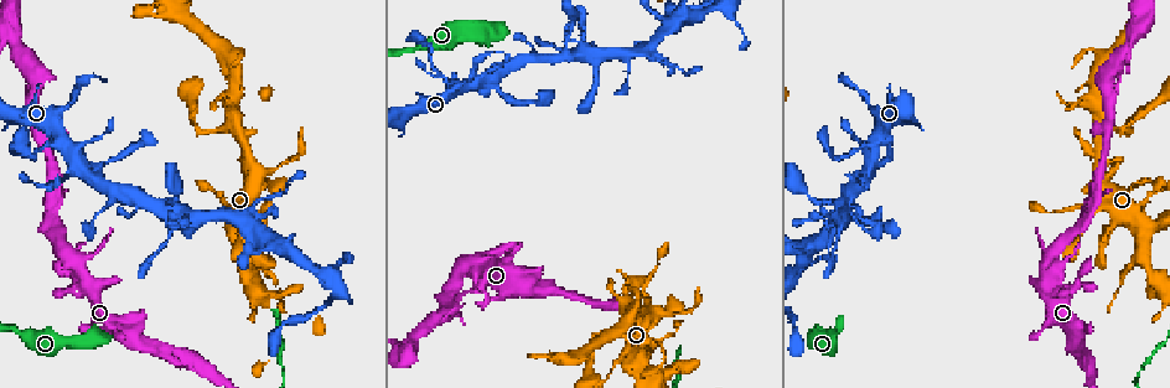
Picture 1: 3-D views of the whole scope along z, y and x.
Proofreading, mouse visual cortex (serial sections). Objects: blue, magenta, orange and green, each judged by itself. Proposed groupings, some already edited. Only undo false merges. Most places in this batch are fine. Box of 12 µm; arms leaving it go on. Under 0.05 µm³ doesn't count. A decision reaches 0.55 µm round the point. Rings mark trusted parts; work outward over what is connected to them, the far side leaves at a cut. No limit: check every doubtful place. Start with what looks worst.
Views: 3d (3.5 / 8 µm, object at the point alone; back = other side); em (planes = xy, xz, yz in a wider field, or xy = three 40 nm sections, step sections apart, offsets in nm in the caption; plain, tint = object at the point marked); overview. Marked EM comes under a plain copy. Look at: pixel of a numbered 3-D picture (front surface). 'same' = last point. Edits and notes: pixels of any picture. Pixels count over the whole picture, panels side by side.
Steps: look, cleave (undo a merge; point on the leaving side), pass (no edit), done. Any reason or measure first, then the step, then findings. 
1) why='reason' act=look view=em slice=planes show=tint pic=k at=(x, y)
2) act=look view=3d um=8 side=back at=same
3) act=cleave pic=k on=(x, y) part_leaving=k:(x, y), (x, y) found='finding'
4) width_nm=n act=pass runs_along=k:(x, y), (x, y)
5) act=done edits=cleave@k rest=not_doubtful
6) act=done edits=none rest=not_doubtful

why='a fork' act=look view=3d um=3.5 pic=1 at=(244, 140)

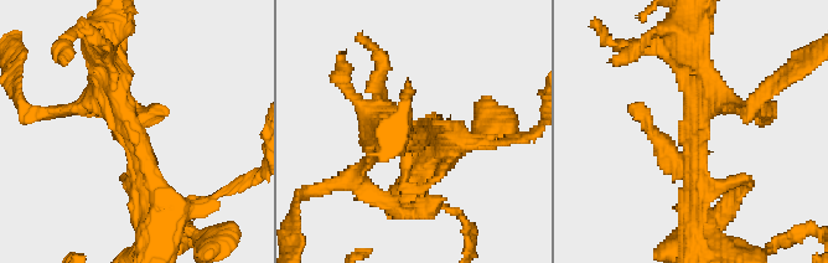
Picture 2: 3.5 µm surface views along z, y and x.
why='now the EM' act=look view=em slice=xy step=3 show=tint pic=2 at=(689, 133)

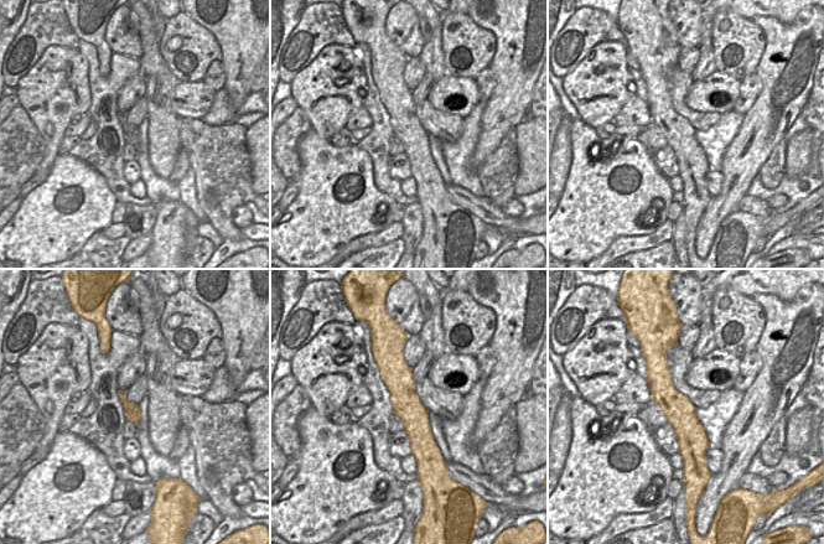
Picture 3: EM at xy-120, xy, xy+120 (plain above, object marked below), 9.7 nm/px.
arms=3 act=pass runs_along=3:(397, 356), (421, 460) found='one cell here'

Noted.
why='sharp bend' act=look view=3d um=3.5 side=back pic=1 at=(580, 24)

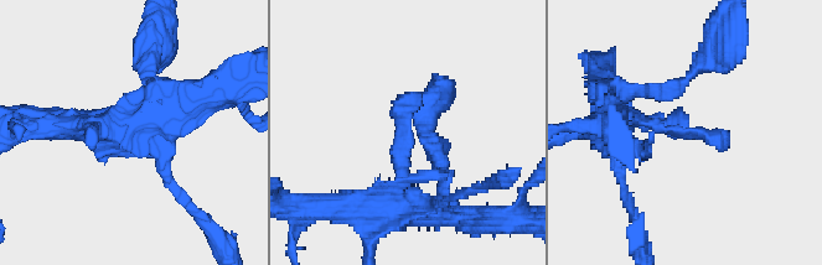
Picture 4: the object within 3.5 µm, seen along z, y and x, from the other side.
why='now the EM' act=look view=em slice=xy step=3 show=tint pic=4 at=(406, 139)

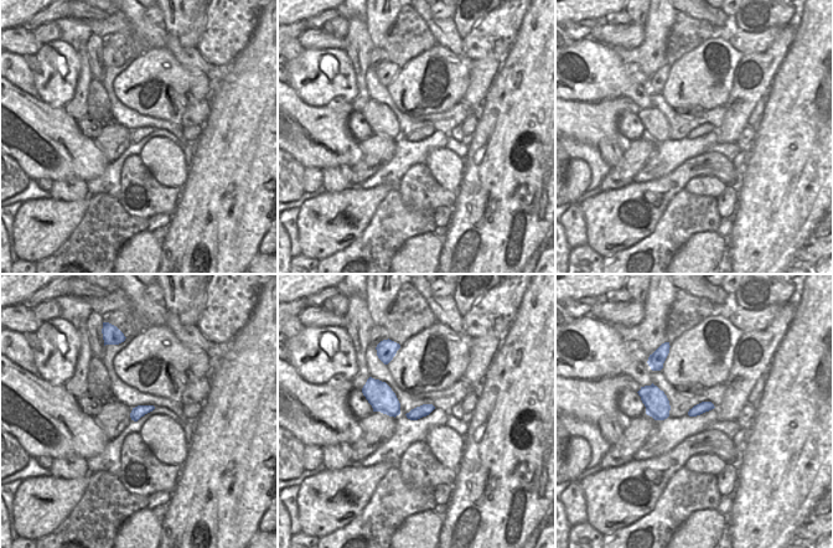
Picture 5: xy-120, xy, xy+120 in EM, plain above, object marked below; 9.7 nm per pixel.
width_nm=170 act=pass runs_along=4:(410, 209), (399, 146), (425, 140), (449, 166) found='all the same cell'

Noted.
why='arms part here' act=look view=3d um=3.5 pic=1 at=(50, 206)

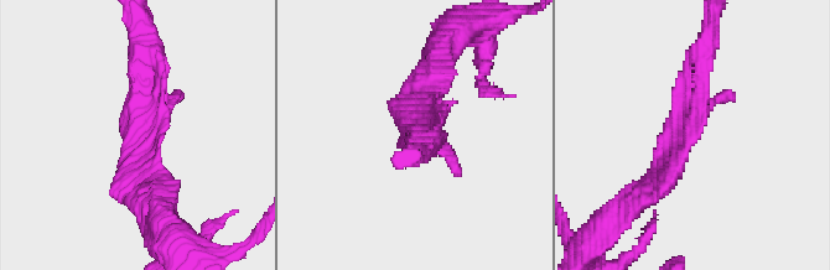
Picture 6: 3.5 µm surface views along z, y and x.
why='now the EM' act=look view=em slice=xy step=1 show=tint pic=6 at=(138, 136)

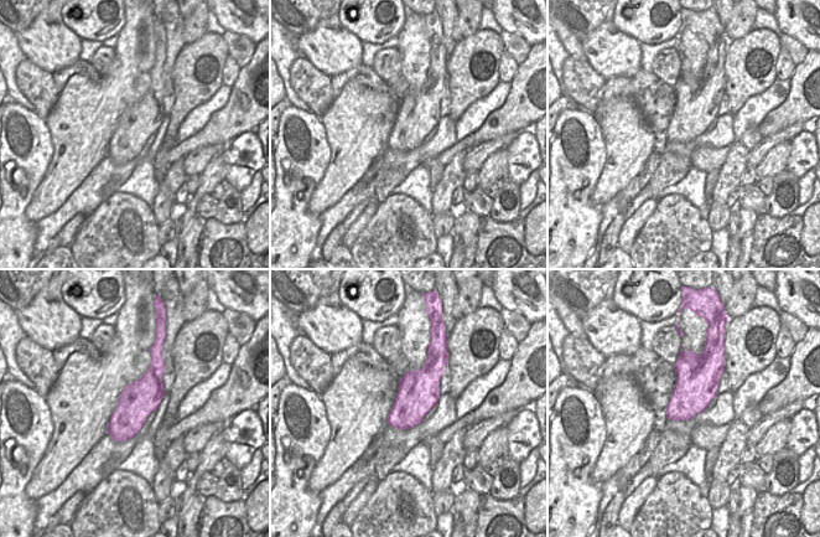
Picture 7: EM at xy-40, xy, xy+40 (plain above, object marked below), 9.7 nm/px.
why='cut it another way' act=look view=em slice=xy step=2 show=tint at=same

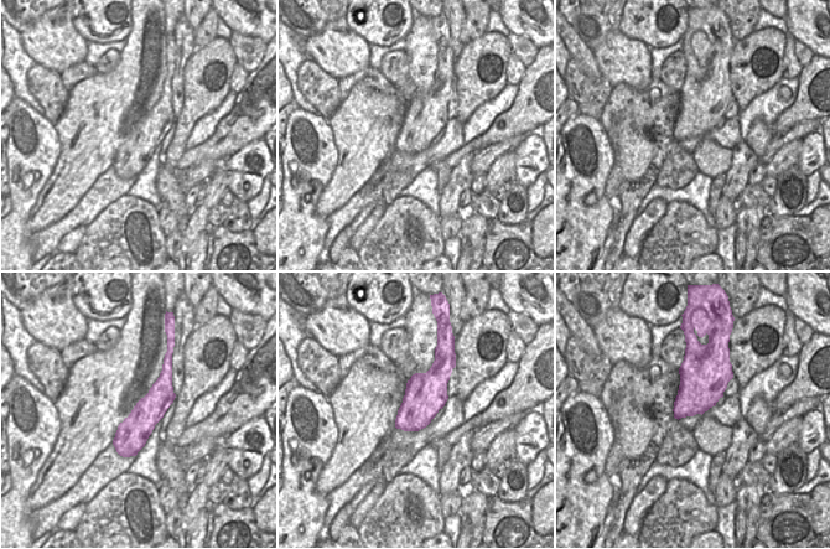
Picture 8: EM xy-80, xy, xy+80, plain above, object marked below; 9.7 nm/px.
act=pass runs_along=6:(638, 195), (693, 130), (703, 50) found='one cell here'

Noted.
act=done edits=none rest=not_doubtful

